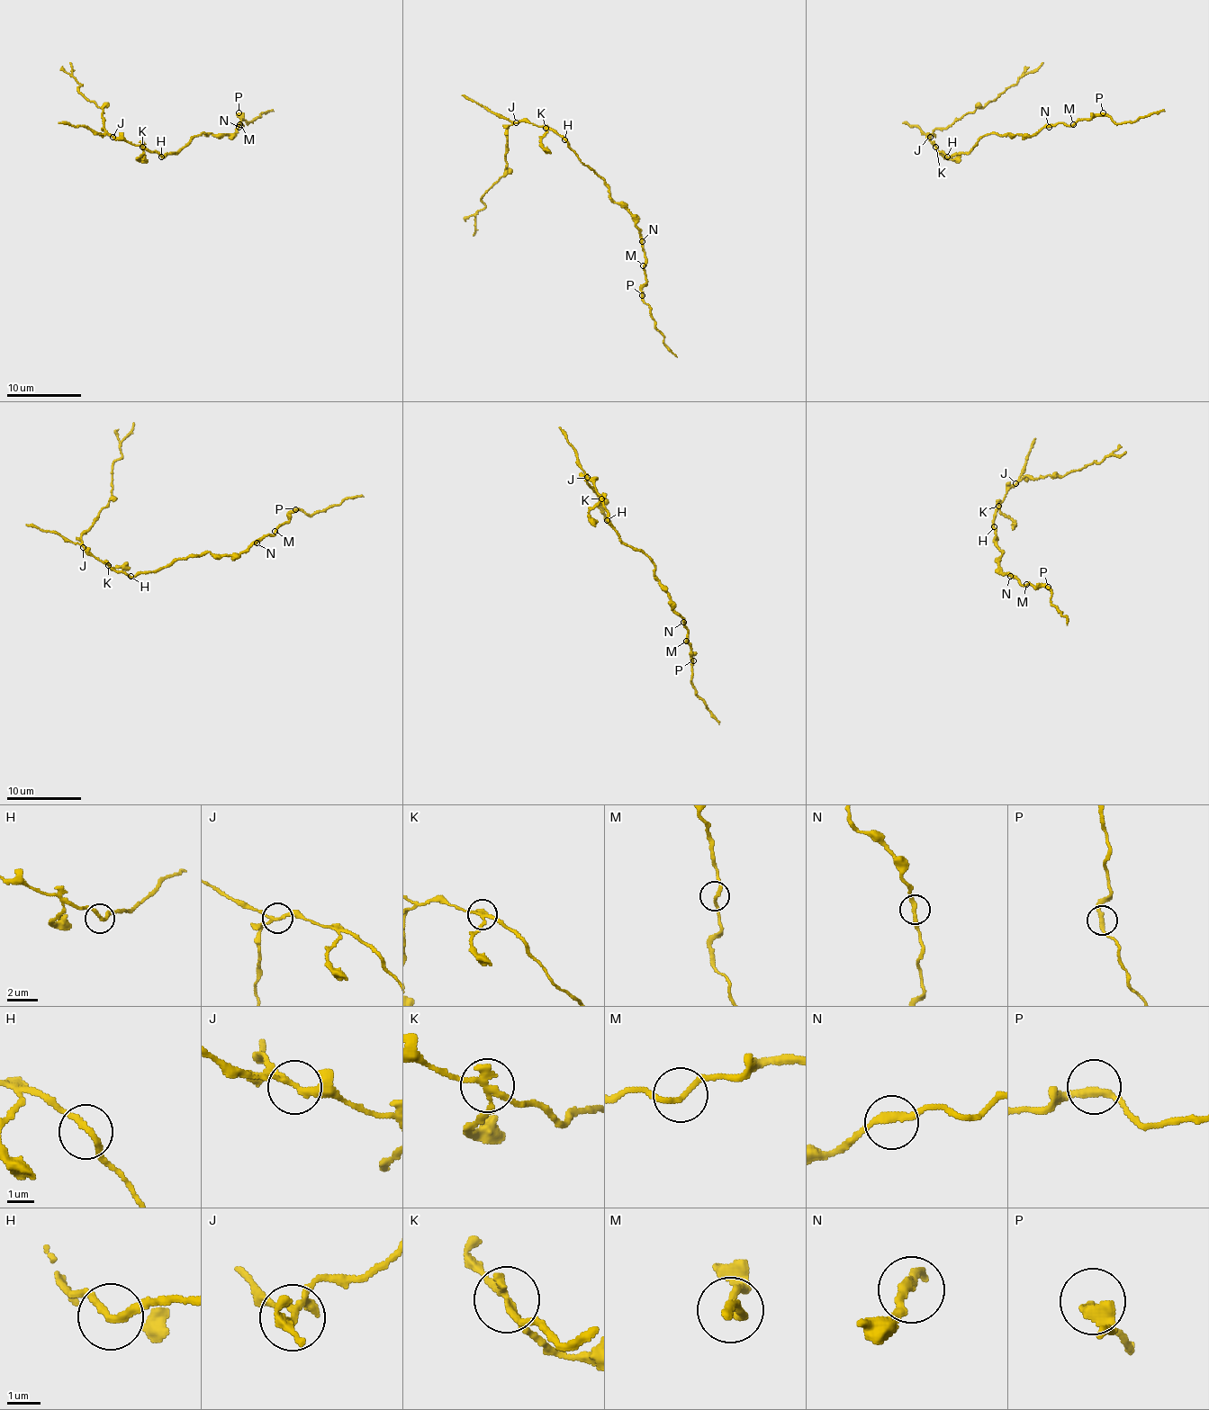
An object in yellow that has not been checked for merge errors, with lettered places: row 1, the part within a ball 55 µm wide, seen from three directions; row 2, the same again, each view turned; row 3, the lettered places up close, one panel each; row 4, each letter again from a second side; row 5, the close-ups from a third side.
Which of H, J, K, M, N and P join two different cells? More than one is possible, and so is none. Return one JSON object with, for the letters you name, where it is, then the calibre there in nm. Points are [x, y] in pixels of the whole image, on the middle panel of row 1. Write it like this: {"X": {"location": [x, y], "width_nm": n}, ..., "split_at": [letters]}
{"J": {"location": [516, 122], "width_nm": 180}, "K": {"location": [545, 128], "width_nm": 200}, "split_at": ["J", "K"]}

